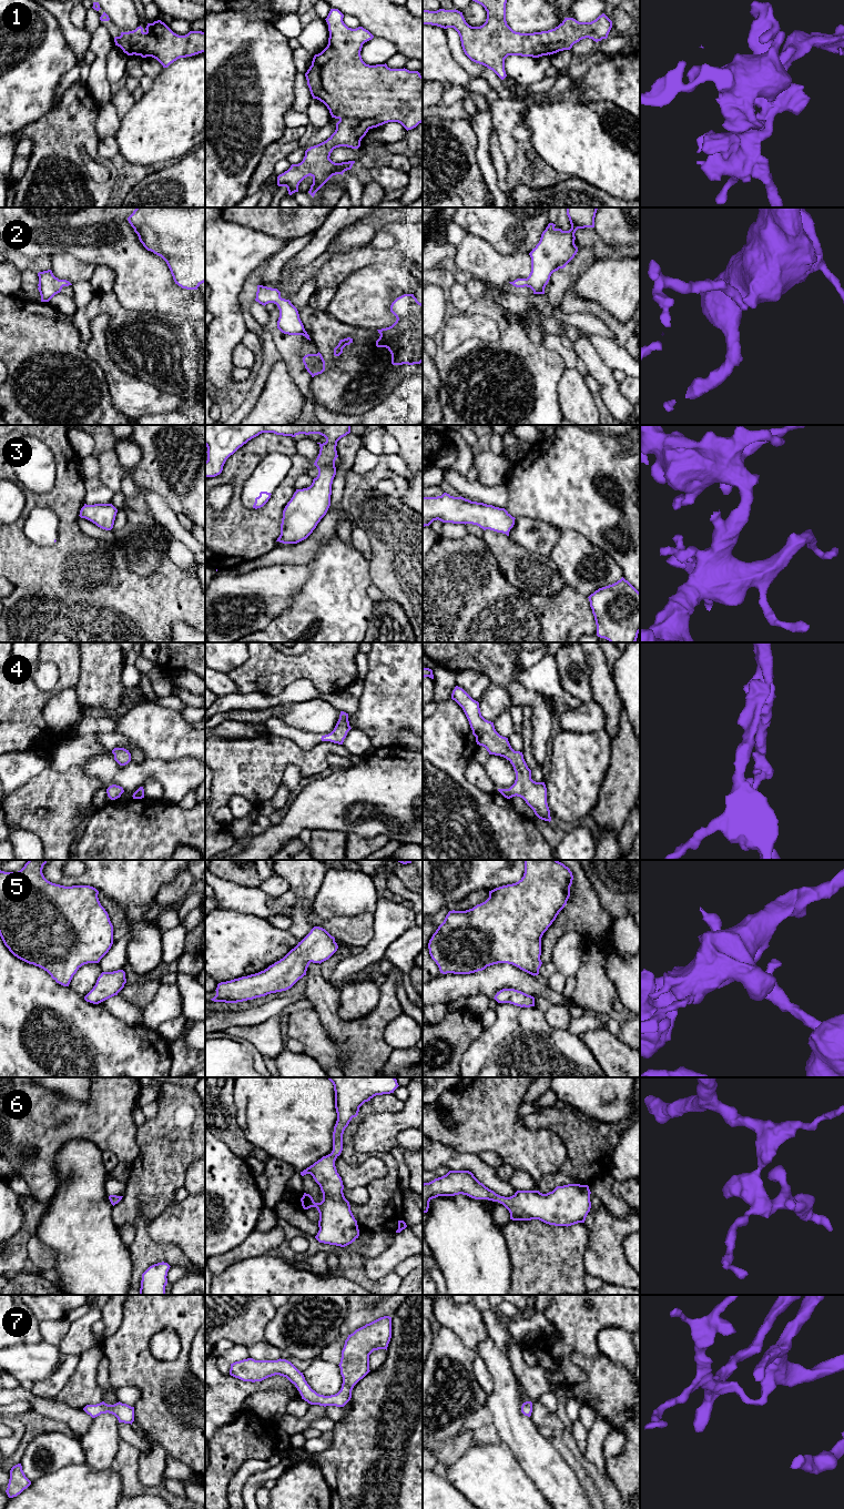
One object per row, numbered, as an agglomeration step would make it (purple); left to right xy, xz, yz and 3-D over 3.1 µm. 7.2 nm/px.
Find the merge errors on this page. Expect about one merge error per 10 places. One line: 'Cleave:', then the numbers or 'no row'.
Cleave: no row

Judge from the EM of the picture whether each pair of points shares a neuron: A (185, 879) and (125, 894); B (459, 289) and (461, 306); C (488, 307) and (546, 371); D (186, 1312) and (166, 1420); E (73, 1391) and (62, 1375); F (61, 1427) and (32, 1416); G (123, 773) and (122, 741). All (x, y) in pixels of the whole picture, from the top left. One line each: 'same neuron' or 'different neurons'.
A: different neurons
B: same neuron
C: same neuron
D: same neuron
E: different neurons
F: same neuron
G: different neurons

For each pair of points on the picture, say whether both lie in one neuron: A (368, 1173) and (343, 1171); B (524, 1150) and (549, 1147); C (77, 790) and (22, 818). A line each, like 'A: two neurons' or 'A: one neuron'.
A: one neuron
B: one neuron
C: one neuron

